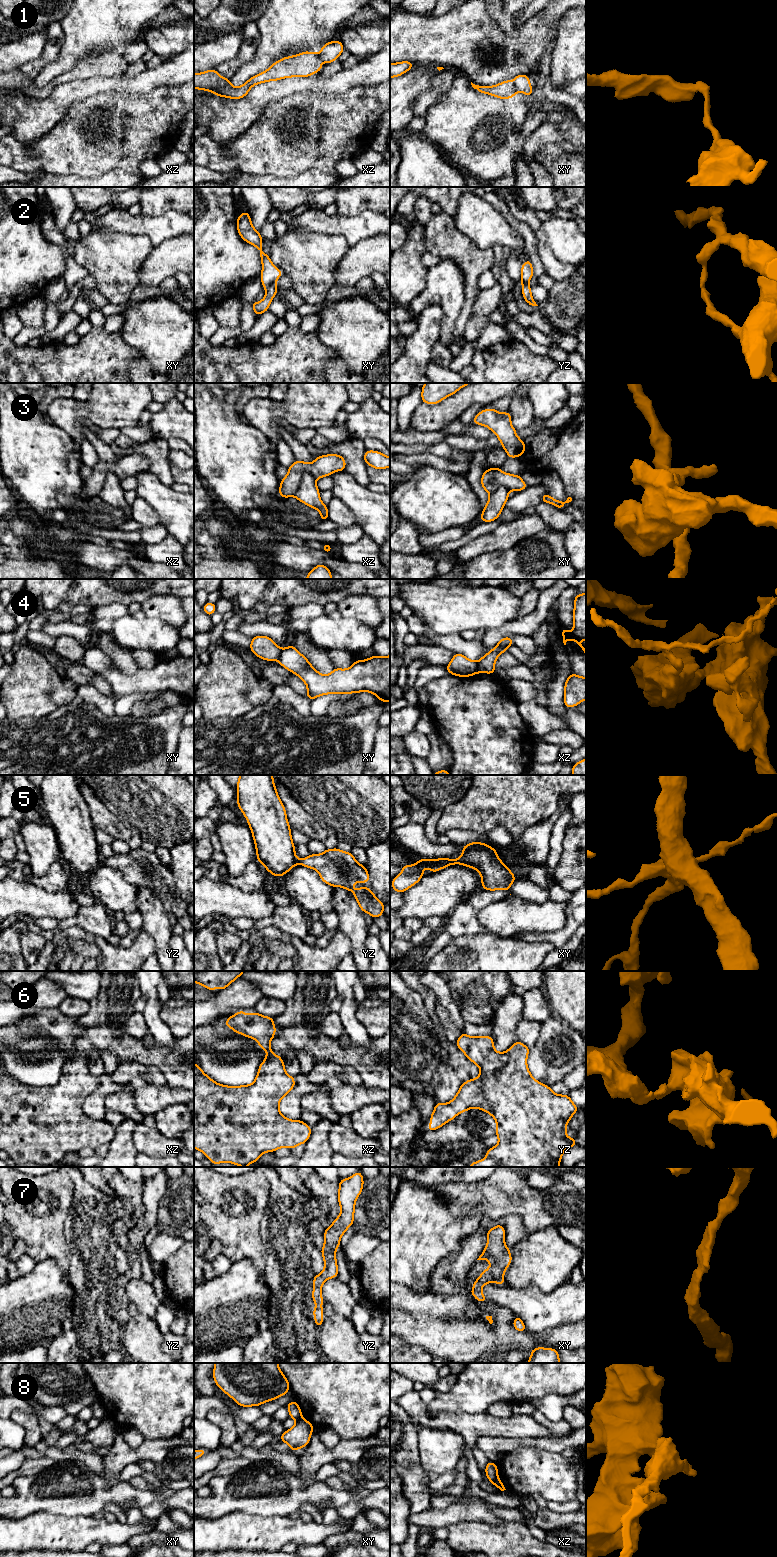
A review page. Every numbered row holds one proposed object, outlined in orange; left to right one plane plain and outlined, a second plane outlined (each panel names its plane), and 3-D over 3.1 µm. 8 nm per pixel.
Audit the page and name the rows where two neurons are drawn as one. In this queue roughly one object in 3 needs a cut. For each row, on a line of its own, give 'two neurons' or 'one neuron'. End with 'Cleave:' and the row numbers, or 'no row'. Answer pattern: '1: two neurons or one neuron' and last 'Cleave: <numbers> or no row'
1: two neurons
2: two neurons
3: two neurons
4: two neurons
5: two neurons
6: one neuron
7: one neuron
8: two neurons
Cleave: 1, 2, 3, 4, 5, 8

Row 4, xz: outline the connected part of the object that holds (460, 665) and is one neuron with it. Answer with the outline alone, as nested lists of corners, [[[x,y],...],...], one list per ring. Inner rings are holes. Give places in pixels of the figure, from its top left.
[[[455,653],[446,669],[449,674],[460,677],[473,676],[478,671],[477,662],[468,659],[461,653]]]

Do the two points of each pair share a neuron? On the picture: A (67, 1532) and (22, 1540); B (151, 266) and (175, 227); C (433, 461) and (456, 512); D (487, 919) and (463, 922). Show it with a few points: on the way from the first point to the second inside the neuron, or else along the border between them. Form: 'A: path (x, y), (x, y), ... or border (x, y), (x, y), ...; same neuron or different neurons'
A: path (56, 1532), (33, 1532); same neuron
B: border (183, 233), (169, 237), (154, 247); different neurons
C: border (421, 466), (433, 466), (459, 474); different neurons
D: border (476, 911), (478, 921), (487, 930); different neurons

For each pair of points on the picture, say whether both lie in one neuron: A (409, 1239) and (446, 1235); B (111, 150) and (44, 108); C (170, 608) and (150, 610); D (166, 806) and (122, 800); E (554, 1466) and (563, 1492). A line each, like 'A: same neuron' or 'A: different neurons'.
A: same neuron
B: different neurons
C: same neuron
D: same neuron
E: same neuron

